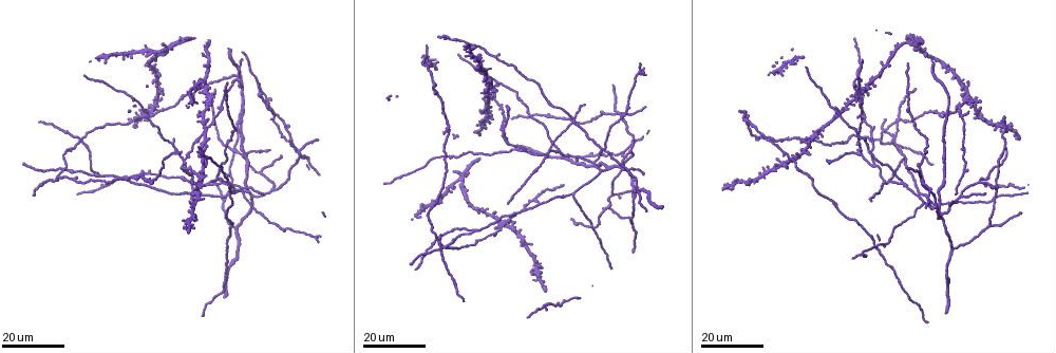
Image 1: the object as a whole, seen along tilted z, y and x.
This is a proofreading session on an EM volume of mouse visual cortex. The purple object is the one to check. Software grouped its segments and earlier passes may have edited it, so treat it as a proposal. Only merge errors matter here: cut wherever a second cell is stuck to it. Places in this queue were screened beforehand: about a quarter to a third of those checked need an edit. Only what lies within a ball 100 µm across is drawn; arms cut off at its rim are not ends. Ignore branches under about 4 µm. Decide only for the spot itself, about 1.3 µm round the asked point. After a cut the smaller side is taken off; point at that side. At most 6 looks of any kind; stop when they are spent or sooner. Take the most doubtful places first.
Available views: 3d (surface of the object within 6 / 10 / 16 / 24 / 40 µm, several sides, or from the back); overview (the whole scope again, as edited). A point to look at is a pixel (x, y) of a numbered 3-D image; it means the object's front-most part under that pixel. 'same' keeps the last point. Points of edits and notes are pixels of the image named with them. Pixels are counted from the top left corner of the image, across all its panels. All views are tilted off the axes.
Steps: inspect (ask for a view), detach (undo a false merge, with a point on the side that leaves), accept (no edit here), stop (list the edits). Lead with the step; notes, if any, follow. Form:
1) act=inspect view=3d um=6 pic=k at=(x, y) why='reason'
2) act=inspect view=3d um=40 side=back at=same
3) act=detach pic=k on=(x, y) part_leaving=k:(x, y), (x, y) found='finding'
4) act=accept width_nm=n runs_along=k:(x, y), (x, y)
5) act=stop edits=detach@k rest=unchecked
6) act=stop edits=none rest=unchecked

act=inspect view=3d um=16 pic=1 at=(507, 143) why='arms part here'

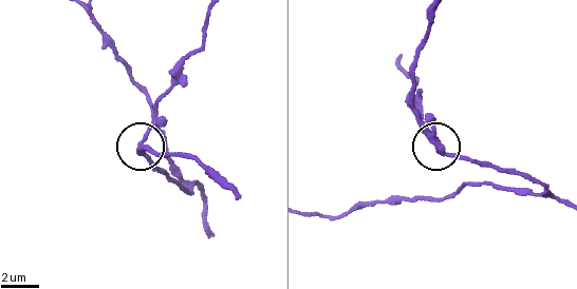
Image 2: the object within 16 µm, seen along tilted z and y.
act=inspect view=3d um=10 pic=2 at=(145, 139)

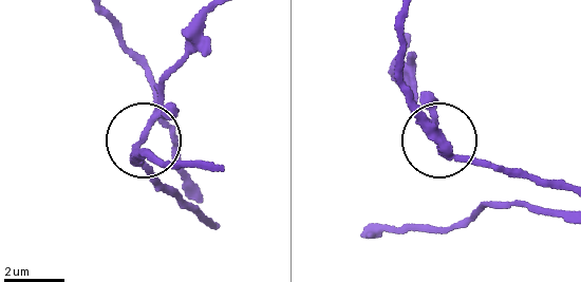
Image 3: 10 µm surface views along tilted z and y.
act=detach pic=3 on=(420, 115) side_arm_um=14 part_leaving=3:(447, 149), (410, 92), (406, 11) found='two cells meet here'

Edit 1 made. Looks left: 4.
act=inspect view=overview why='see it whole again'

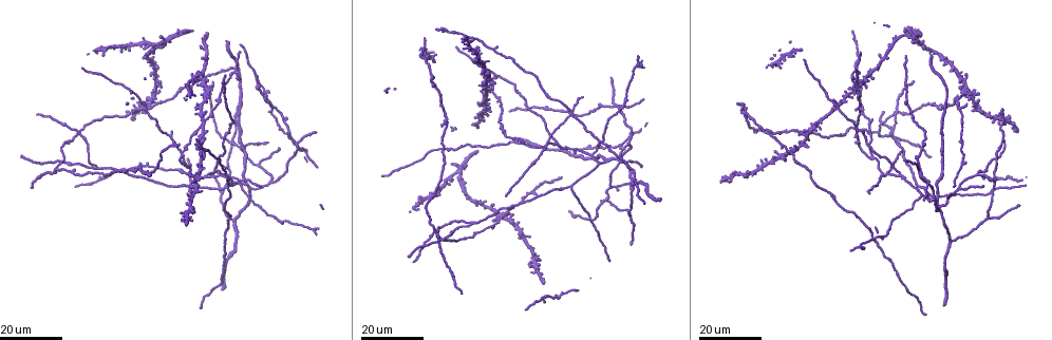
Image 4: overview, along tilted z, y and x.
act=inspect view=3d um=16 pic=4 at=(611, 159) why='three arms meet'

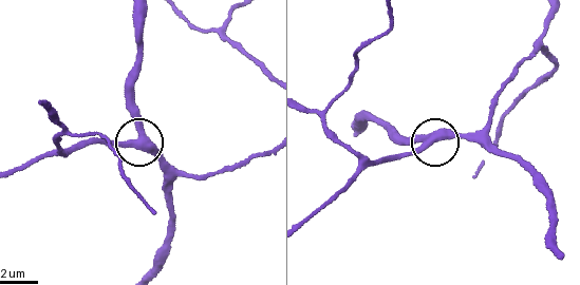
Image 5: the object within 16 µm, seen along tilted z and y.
act=inspect view=3d um=10 pic=5 at=(429, 137) why='zoom in'

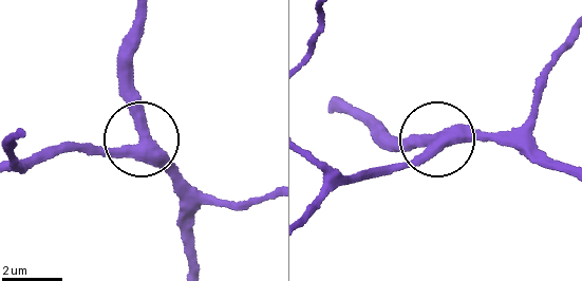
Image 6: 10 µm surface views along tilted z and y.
act=accept found='one cell here'

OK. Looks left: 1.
act=stop edits=detach@3 rest=unchecked

